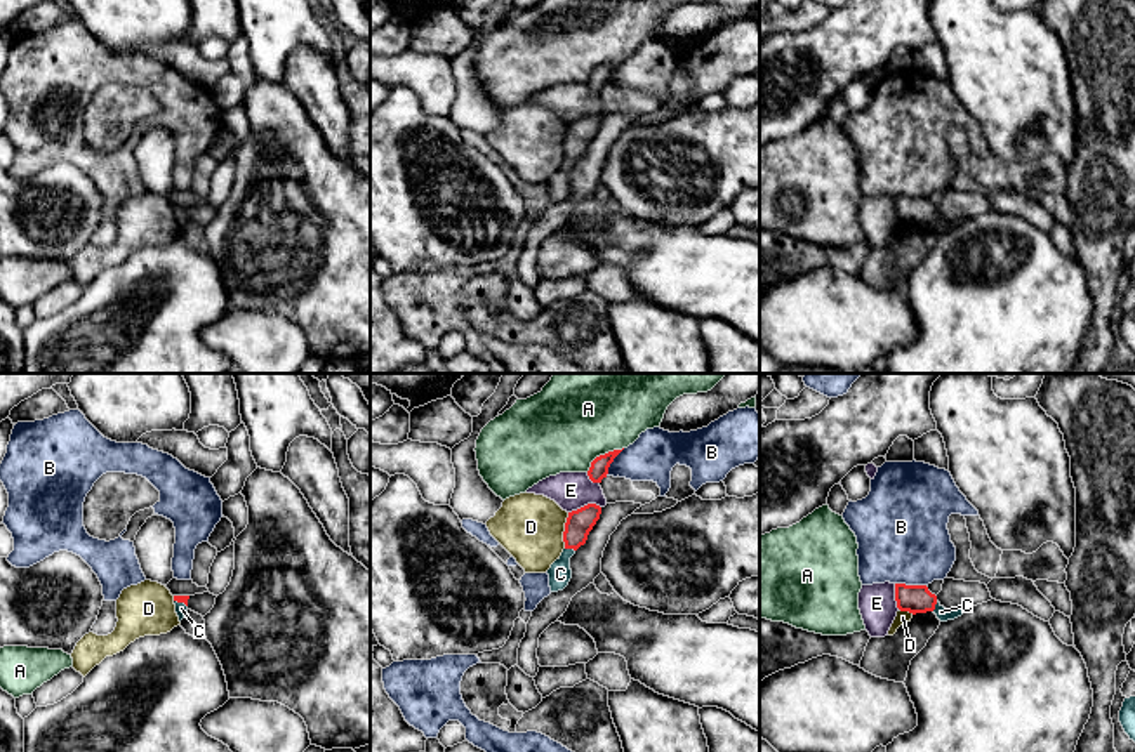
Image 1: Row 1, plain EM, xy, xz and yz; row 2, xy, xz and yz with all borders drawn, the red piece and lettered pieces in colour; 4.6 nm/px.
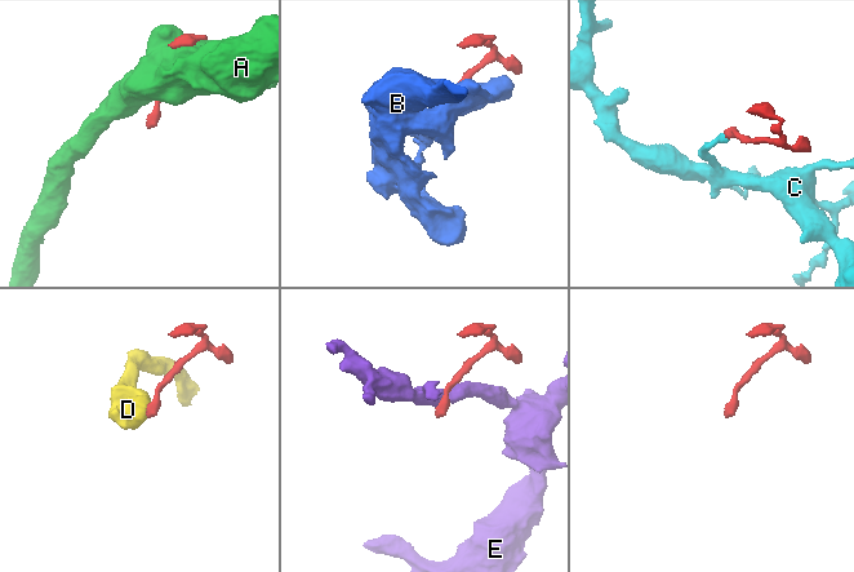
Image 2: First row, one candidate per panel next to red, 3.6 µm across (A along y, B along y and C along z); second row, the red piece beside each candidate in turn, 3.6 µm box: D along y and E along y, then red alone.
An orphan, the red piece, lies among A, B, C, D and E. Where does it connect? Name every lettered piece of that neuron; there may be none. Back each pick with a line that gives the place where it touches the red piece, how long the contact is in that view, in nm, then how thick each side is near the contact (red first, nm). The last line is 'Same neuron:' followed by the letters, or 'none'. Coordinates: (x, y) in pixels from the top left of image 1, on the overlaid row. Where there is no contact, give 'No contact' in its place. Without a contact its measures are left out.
C: Touches red at xz (570, 547). Shared border 50 nm. Thickness 120 nm (red) against 110 nm
Same neuron: C

